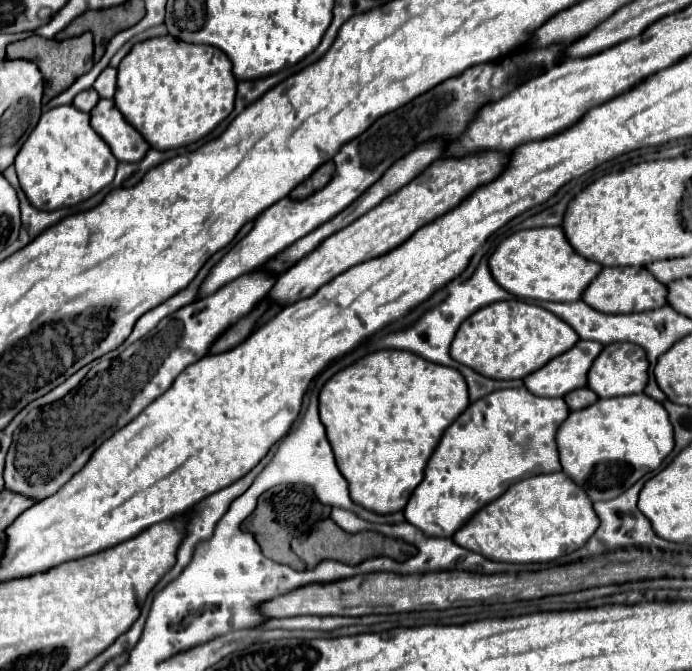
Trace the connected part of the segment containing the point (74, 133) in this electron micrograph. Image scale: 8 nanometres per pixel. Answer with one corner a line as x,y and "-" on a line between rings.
61,105
43,113
15,157
21,189
29,203
41,211
57,211
87,201
113,181
117,163
109,145
93,131
89,115
73,105

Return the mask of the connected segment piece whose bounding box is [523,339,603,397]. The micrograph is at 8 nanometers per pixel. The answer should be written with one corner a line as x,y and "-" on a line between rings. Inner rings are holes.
581,339
569,351
525,377
525,387
541,397
563,397
573,389
581,389
587,385
589,367
593,365
601,349
601,343

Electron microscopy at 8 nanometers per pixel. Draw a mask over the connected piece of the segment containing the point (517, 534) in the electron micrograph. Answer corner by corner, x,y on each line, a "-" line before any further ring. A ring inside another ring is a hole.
549,473
509,487
497,501
475,513
453,535
453,541
491,561
549,563
581,549
597,525
597,513
587,493
565,473

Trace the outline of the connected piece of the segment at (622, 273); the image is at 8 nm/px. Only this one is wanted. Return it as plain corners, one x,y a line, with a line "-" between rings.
605,267
601,275
587,287
583,301
589,301
589,305
597,307
615,307
615,309
635,309
635,311
647,311
647,309
659,309
667,303
667,287
659,283
649,269
637,269
637,267

